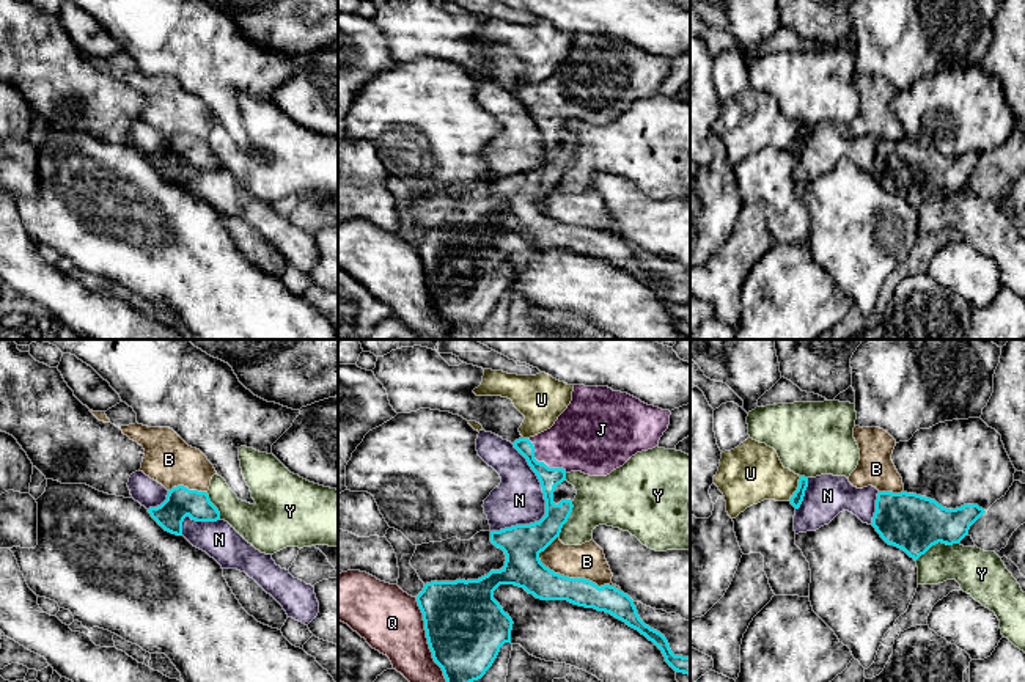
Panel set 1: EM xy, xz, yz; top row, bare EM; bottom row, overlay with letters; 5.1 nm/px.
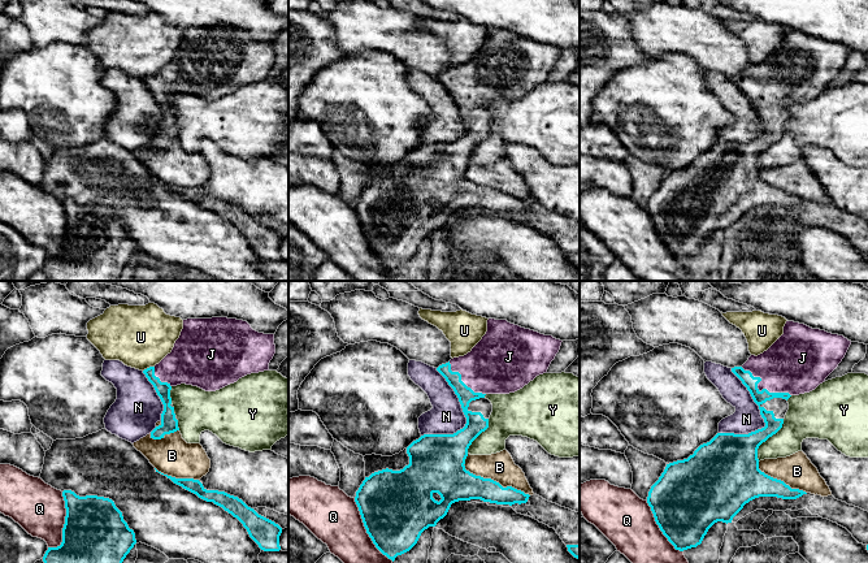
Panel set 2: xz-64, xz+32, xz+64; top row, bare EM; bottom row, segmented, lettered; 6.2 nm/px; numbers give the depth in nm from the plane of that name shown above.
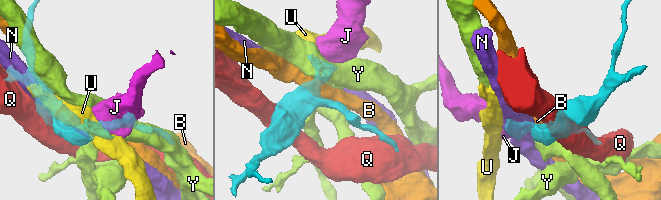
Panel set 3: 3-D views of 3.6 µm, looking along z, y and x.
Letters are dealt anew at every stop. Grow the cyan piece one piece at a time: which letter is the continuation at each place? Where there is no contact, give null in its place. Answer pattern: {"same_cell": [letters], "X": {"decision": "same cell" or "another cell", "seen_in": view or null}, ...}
{"same_cell": ["J"], "B": {"decision": "another cell", "seen_in": "xz"}, "J": {"decision": "same cell", "seen_in": "xz"}, "N": {"decision": "another cell", "seen_in": "xz"}, "Q": {"decision": "another cell", "seen_in": "xz"}, "U": {"decision": "another cell", "seen_in": "yz"}, "Y": {"decision": "another cell", "seen_in": "yz"}}

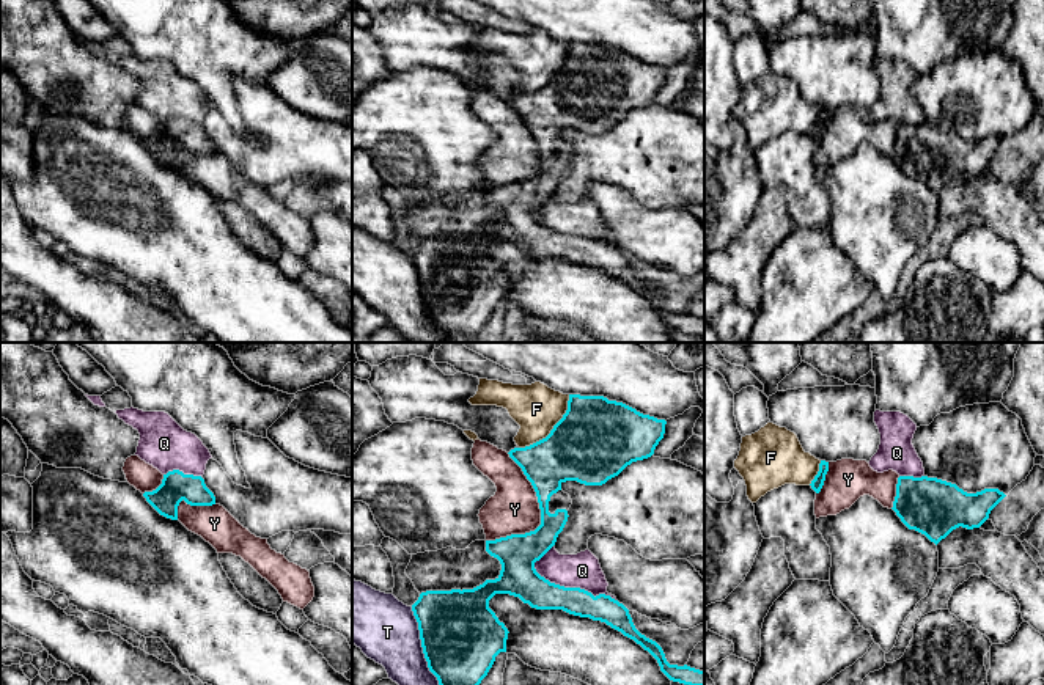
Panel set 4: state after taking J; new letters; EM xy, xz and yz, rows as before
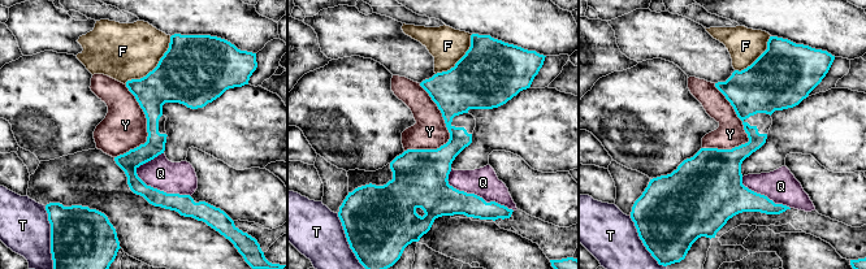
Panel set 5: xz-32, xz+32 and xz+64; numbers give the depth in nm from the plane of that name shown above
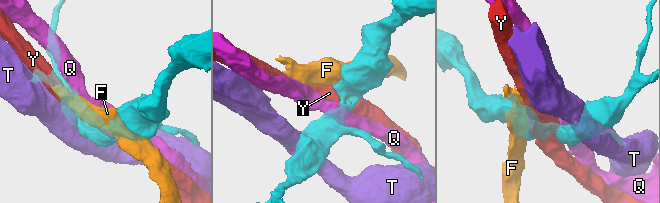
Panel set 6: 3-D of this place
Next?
{"same_cell": [], "F": {"decision": "another cell", "seen_in": "xz"}, "Q": {"decision": "another cell", "seen_in": "xz"}, "T": {"decision": "another cell", "seen_in": "xz"}, "Y": {"decision": "another cell", "seen_in": "xz"}}

